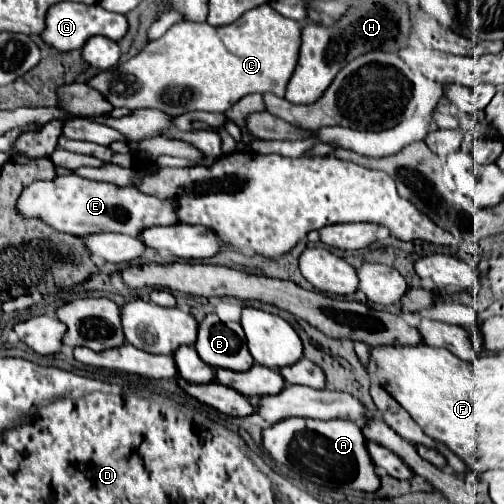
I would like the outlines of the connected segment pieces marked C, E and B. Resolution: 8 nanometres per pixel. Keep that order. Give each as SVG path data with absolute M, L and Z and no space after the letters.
M264 4L260 8L254 8L246 12L240 20L228 24L228 26L210 26L210 24L188 24L188 22L176 22L162 38L148 42L140 54L126 60L124 64L100 72L90 80L90 86L94 86L98 92L104 94L104 98L114 108L156 108L166 114L184 114L190 110L204 110L204 112L226 112L230 106L234 106L240 98L248 94L266 94L272 92L276 96L284 96L286 84L296 68L298 62L298 50L300 50L300 34L302 24L290 18L280 16L276 10L270 8L270 4Z
M76 174L58 176L54 180L38 180L30 184L20 200L20 214L38 216L46 224L56 230L74 234L74 236L90 236L98 232L118 232L128 236L140 236L142 230L150 226L170 226L178 222L176 208L178 200L160 200L156 196L144 194L134 186L114 186L108 182L96 182L88 178L80 178Z
M208 314L198 324L198 340L194 344L198 356L212 368L234 372L250 370L254 360L244 338L244 330L238 328L242 328L238 322L224 324L216 314Z

